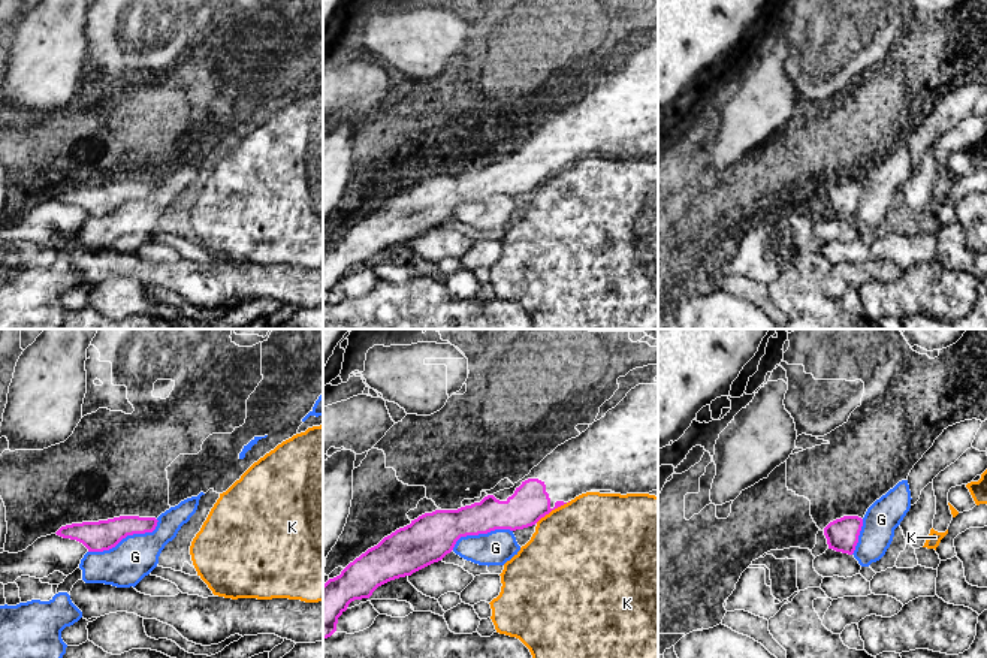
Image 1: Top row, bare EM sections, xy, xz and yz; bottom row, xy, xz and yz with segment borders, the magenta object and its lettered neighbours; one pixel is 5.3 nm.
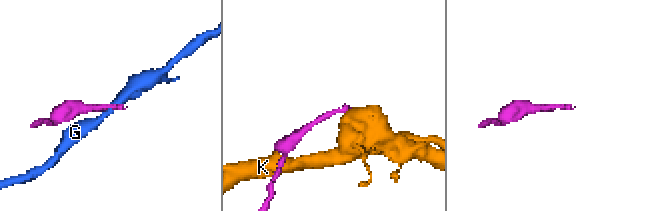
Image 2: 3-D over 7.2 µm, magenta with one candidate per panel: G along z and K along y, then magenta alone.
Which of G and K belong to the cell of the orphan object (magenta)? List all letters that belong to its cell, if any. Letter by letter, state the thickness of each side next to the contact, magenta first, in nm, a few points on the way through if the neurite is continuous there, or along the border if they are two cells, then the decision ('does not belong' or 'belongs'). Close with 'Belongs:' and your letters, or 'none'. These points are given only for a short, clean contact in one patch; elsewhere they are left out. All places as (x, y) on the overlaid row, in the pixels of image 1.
G: calibres 160 and 240 nm; does not belong
K: calibres 200 and 480 nm; does not belong
Belongs: none

